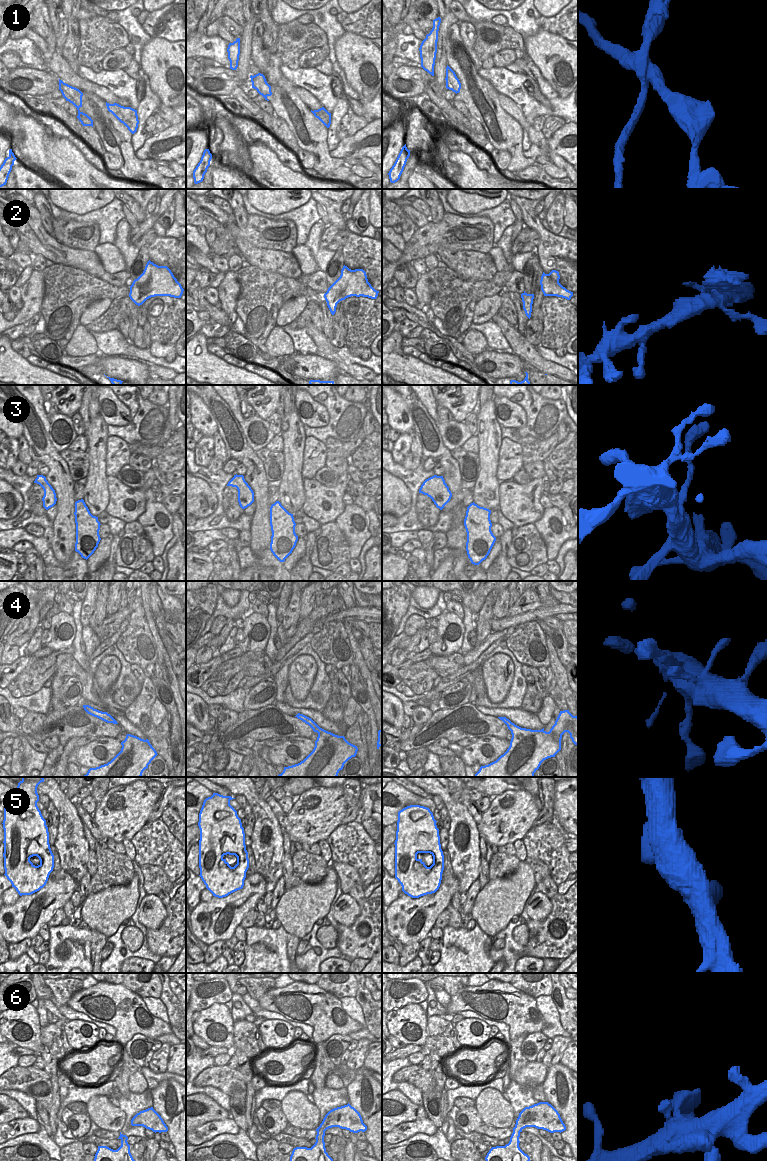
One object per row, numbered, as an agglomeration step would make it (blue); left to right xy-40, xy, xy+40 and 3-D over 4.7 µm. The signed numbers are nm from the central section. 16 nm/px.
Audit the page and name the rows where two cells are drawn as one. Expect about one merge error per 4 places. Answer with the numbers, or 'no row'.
1

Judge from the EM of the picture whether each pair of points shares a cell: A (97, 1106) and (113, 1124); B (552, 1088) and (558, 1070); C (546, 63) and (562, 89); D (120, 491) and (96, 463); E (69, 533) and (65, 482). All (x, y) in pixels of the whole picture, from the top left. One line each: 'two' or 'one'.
A: one
B: one
C: one
D: two
E: one

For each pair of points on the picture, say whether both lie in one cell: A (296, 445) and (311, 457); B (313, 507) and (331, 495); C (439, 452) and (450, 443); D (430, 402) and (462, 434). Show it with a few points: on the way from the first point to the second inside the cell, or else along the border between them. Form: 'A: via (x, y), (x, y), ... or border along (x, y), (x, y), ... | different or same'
A: border along (306, 437), (301, 473) | different
B: via (317, 506), (327, 499) | same
C: border along (436, 424), (442, 443), (450, 450) | different
D: via (433, 414), (440, 425), (452, 425) | same

